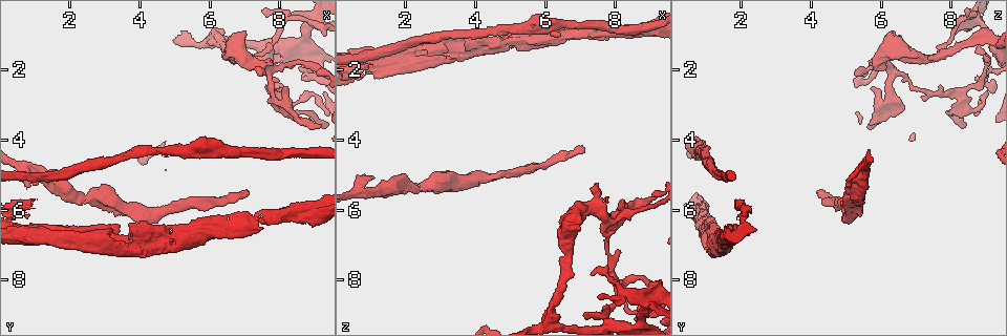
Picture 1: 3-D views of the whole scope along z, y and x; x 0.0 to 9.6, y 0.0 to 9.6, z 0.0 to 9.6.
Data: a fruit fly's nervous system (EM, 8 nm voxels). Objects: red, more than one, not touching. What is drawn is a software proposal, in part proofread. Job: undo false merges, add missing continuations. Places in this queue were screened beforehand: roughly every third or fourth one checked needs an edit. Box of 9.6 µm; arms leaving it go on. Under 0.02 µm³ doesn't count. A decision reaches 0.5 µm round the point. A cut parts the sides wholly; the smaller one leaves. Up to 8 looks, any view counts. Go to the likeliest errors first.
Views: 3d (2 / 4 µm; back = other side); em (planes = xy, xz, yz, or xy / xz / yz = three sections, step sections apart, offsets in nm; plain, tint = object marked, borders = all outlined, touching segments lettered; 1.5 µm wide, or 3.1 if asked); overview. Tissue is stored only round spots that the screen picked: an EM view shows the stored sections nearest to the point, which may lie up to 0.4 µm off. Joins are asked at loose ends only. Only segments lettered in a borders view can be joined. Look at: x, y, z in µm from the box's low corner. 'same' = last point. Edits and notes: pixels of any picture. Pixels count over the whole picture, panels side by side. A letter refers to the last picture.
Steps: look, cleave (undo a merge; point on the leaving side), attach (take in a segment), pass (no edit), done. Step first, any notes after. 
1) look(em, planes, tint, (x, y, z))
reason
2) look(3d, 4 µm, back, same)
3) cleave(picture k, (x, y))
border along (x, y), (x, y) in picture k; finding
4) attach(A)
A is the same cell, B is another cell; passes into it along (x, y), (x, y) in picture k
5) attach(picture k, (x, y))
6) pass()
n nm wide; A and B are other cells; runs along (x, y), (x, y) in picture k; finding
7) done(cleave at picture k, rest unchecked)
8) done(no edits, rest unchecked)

look(3d, 2 µm, (4.55, 6.45, 1.35))
branch stops here

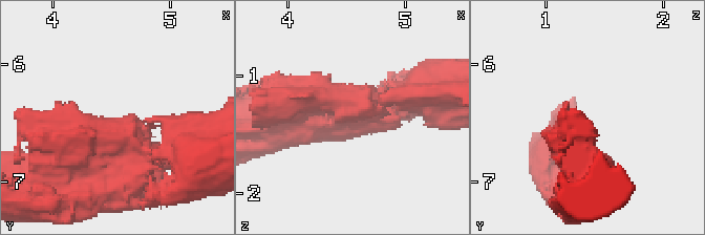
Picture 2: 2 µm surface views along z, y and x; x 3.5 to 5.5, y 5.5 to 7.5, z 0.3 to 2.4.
look(em, planes, borders, same)

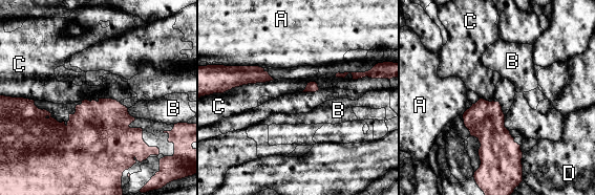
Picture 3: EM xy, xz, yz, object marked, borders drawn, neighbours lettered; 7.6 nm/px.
pass()
A, B, C and D are other cells; border along (273, 79), (242, 84), (224, 92) in picture 3; no lettered segment goes on from it

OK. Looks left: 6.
look(em, yz, step 4, borders, (0.80, 4.75, 5.50))
branch point

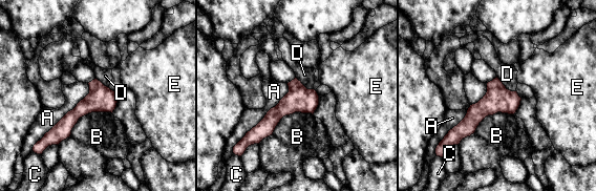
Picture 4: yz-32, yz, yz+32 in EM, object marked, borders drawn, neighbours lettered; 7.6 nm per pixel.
look(em, planes, borders, same)

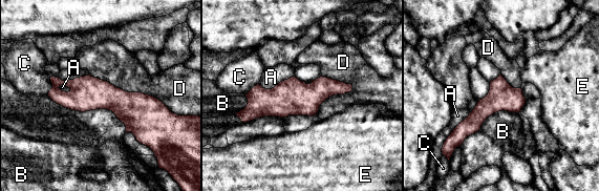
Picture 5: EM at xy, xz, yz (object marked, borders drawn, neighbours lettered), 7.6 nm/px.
pass()
A, B, C, D and E are other cells; one neuron here

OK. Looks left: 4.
look(3d, 4 µm, (2.30, 5.65, 5.35))
narrows sharply

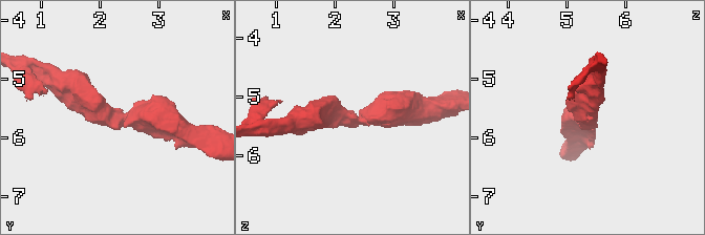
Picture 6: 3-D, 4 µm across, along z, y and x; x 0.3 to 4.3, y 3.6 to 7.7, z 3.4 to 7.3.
look(em, planes, borders, (2.35, 5.65, 5.35))
arms of 380, 480 nm; now the EM

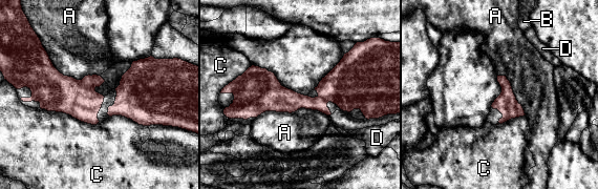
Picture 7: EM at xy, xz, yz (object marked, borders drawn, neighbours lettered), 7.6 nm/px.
pass()
A, B, C and D are other cells; border along (326, 114), (298, 108), (256, 118) in picture 7; continuous, no second neuron

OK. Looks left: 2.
done(no edits, rest unchecked)

